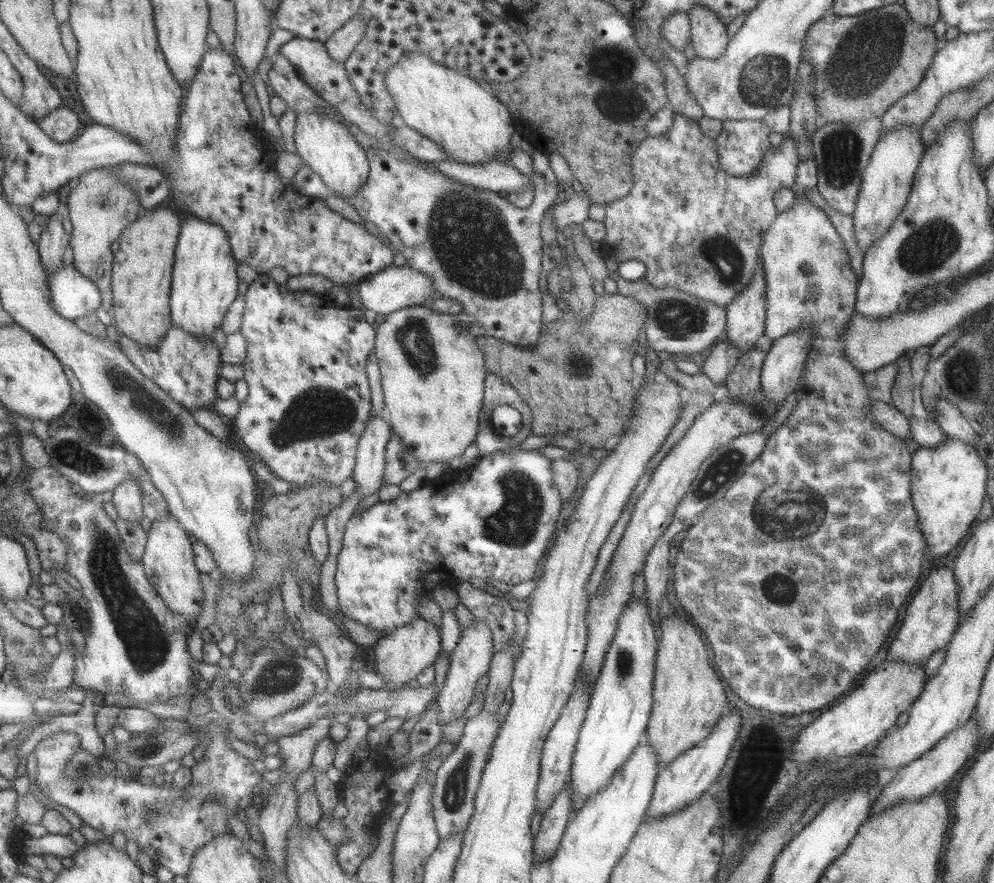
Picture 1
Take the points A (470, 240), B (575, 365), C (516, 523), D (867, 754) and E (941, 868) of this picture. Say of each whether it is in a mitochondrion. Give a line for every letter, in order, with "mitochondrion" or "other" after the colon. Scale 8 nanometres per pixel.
A: mitochondrion
B: mitochondrion
C: mitochondrion
D: other
E: other

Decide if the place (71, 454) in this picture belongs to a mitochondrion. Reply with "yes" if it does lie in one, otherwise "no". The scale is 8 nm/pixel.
yes

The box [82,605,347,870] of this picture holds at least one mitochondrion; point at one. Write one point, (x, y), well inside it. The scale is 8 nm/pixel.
(280, 679)

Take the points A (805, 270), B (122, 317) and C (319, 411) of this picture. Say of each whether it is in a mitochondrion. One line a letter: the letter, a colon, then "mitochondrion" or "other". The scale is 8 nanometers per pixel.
A: other
B: other
C: mitochondrion

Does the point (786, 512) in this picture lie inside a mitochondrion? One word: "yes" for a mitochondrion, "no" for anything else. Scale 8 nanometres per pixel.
yes

